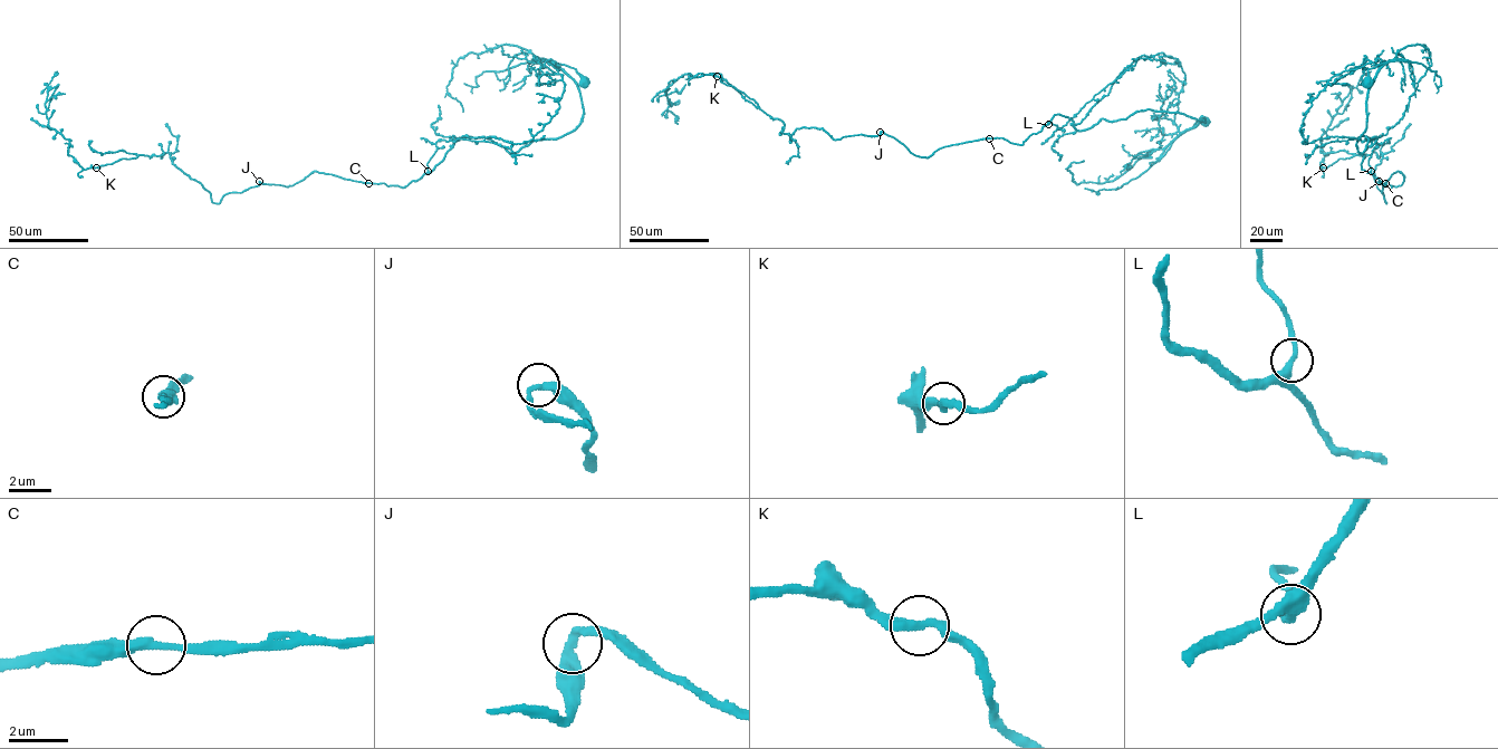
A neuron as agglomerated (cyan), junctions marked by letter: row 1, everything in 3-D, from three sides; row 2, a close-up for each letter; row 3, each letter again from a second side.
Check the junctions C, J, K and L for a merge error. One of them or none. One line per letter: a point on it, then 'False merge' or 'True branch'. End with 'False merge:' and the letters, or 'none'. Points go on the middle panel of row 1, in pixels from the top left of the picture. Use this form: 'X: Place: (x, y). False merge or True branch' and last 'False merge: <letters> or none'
C: Place: (989, 138). True branch
J: Place: (880, 132). True branch
K: Place: (717, 76). True branch
L: Place: (1048, 124). True branch
False merge: none

